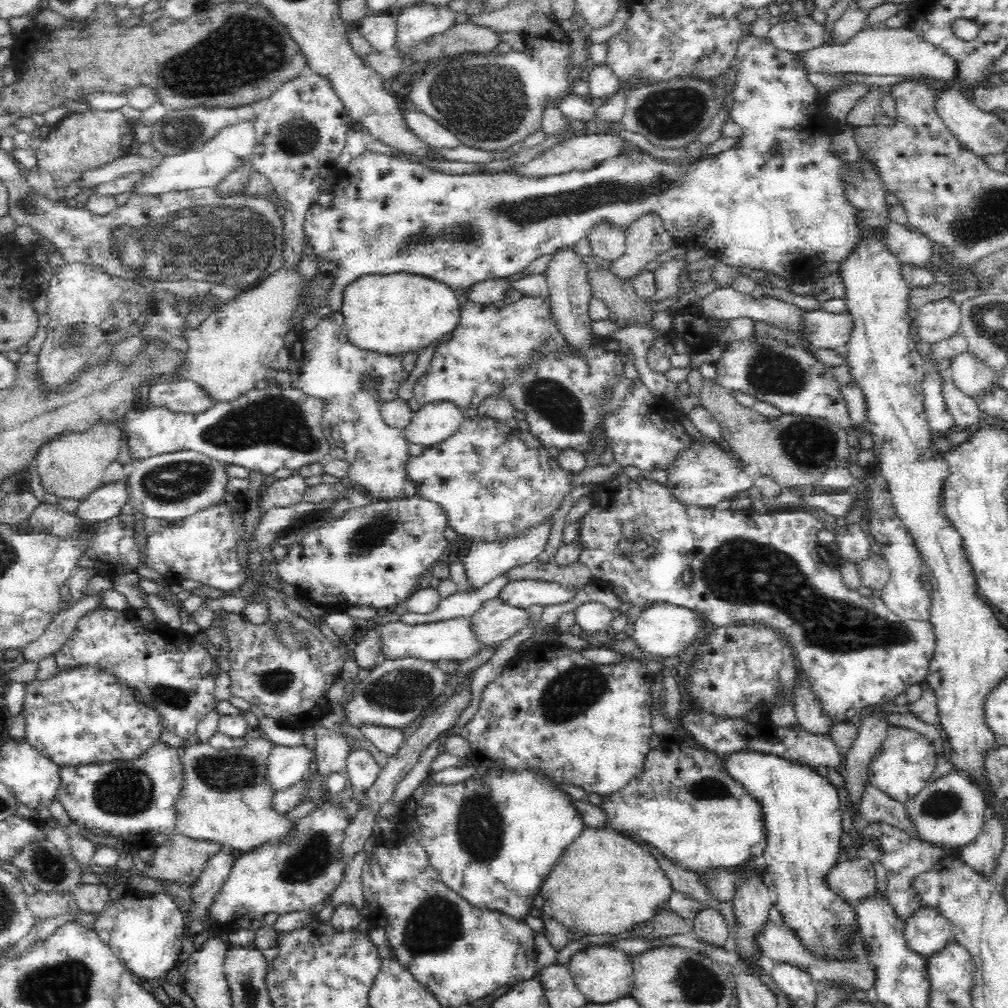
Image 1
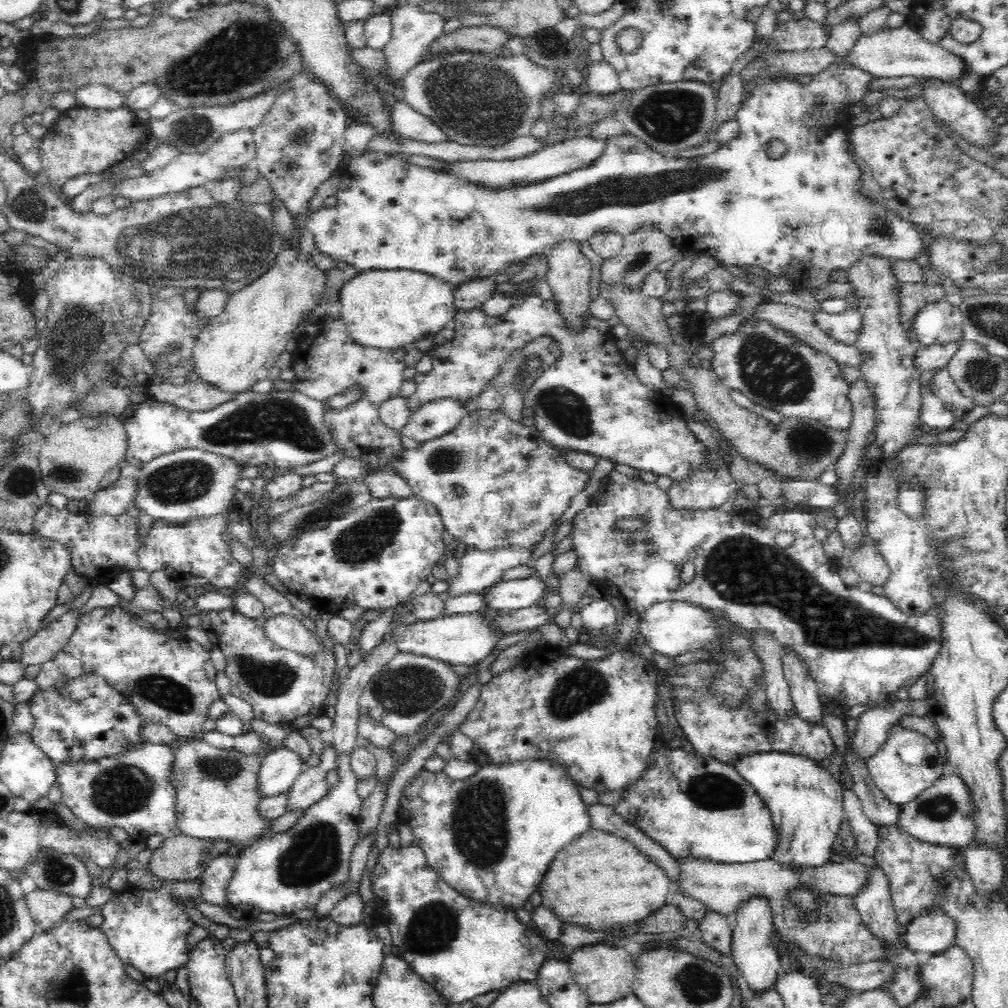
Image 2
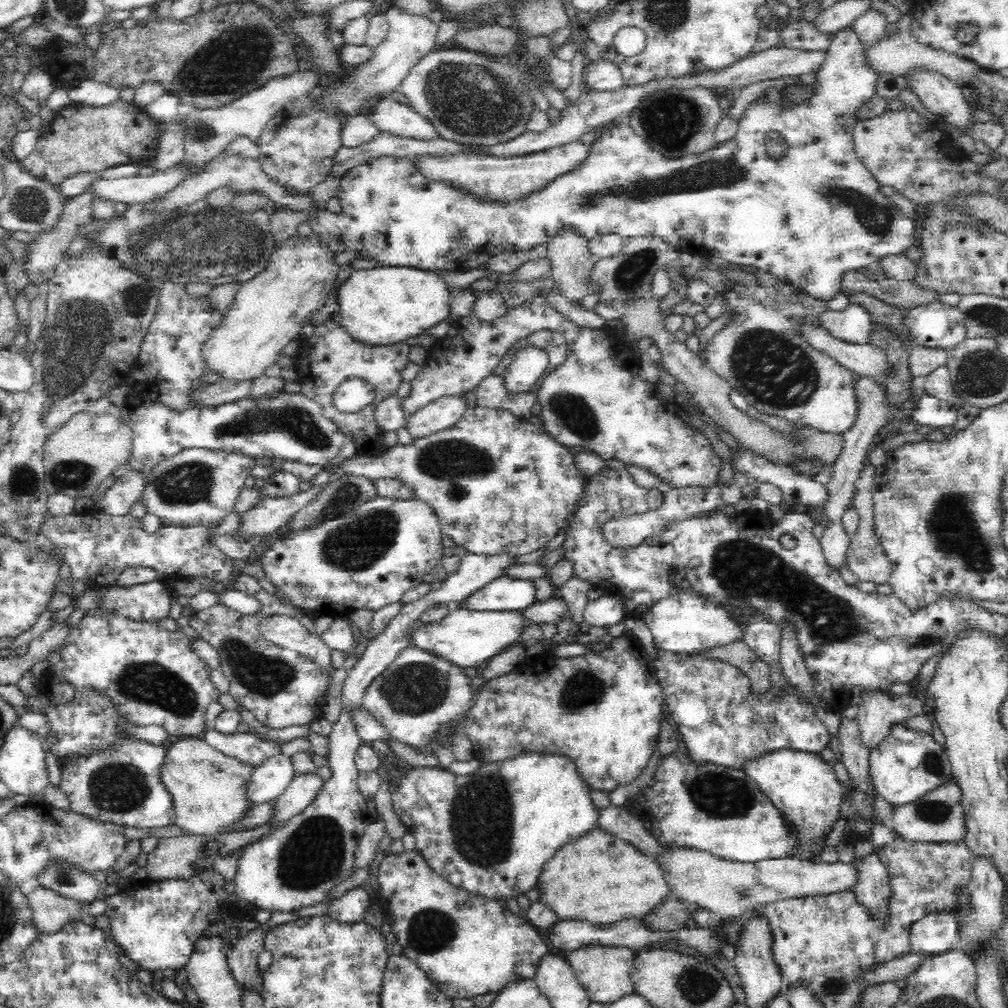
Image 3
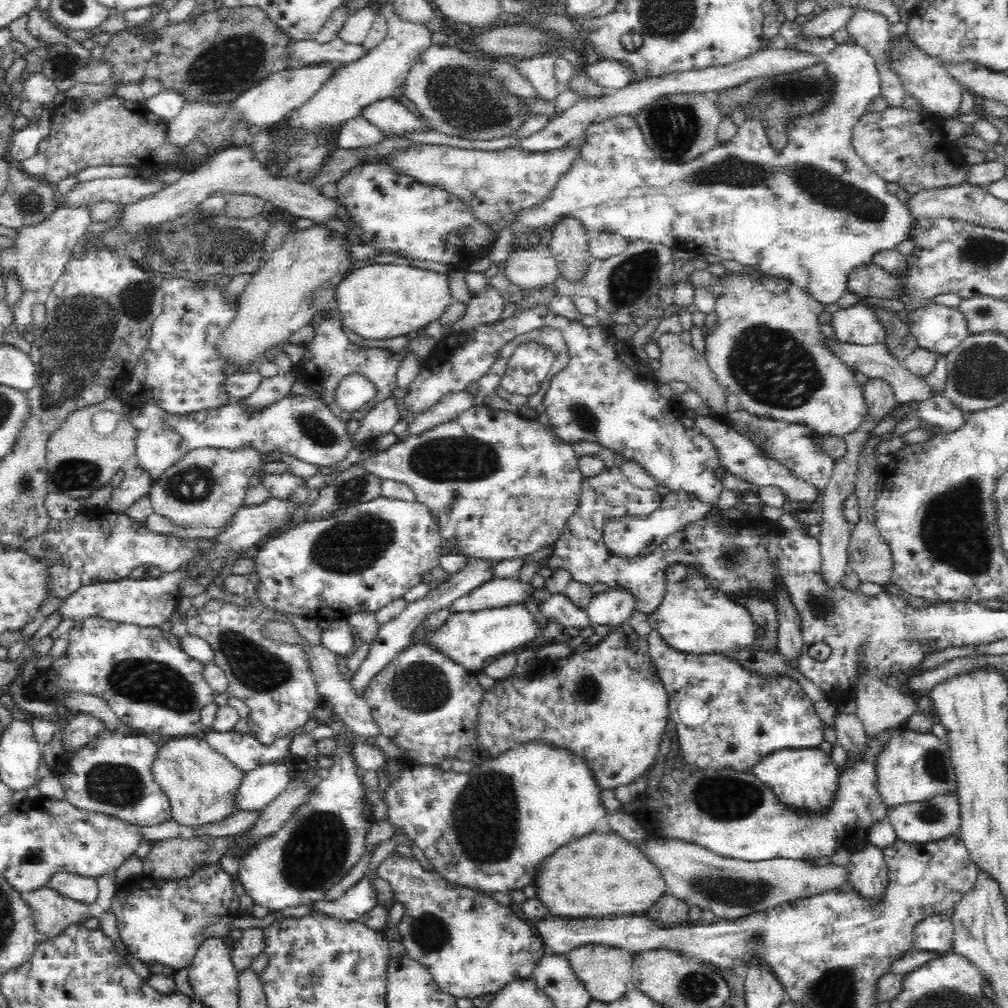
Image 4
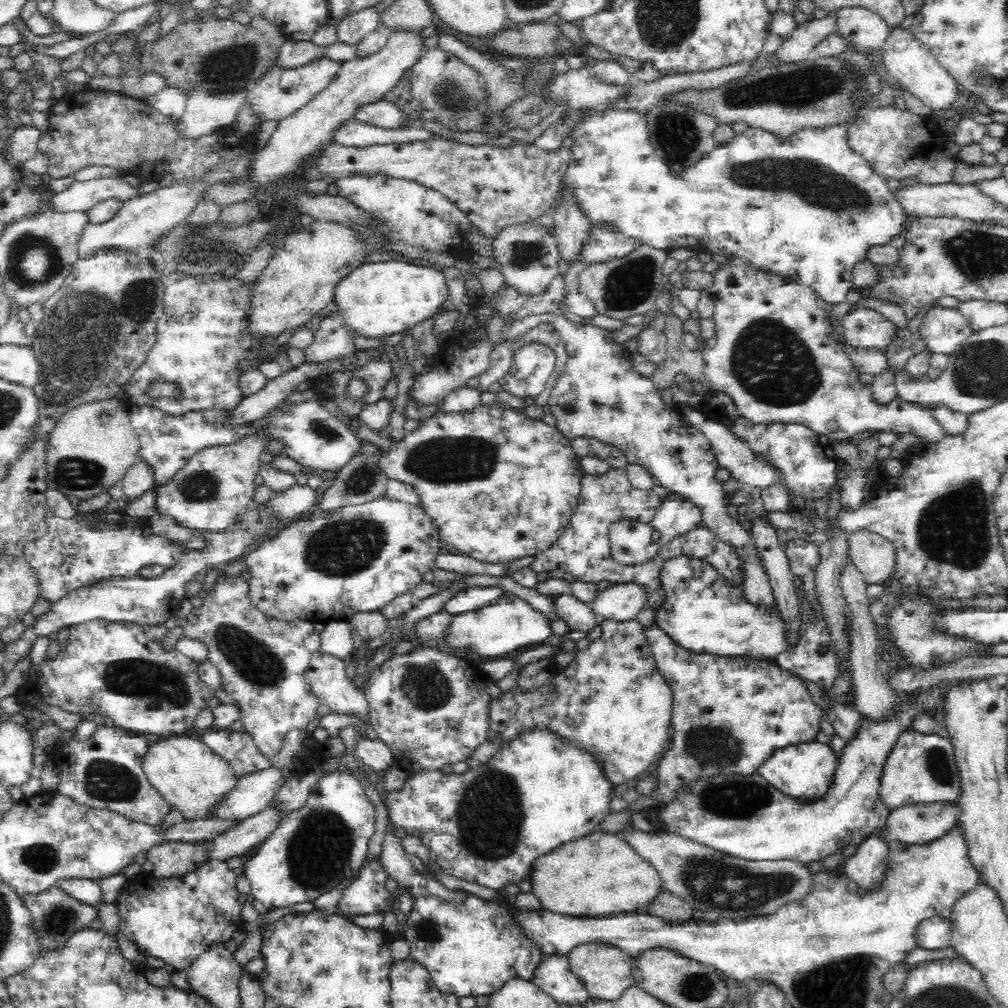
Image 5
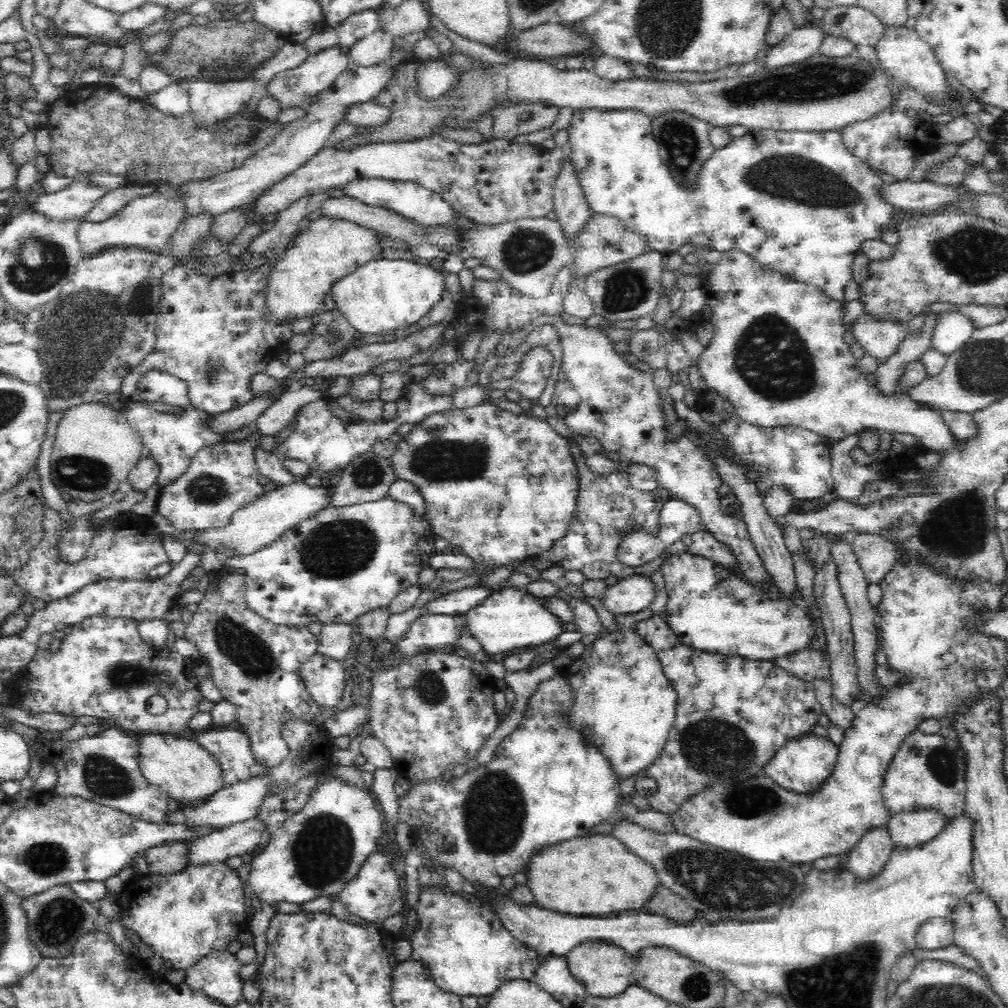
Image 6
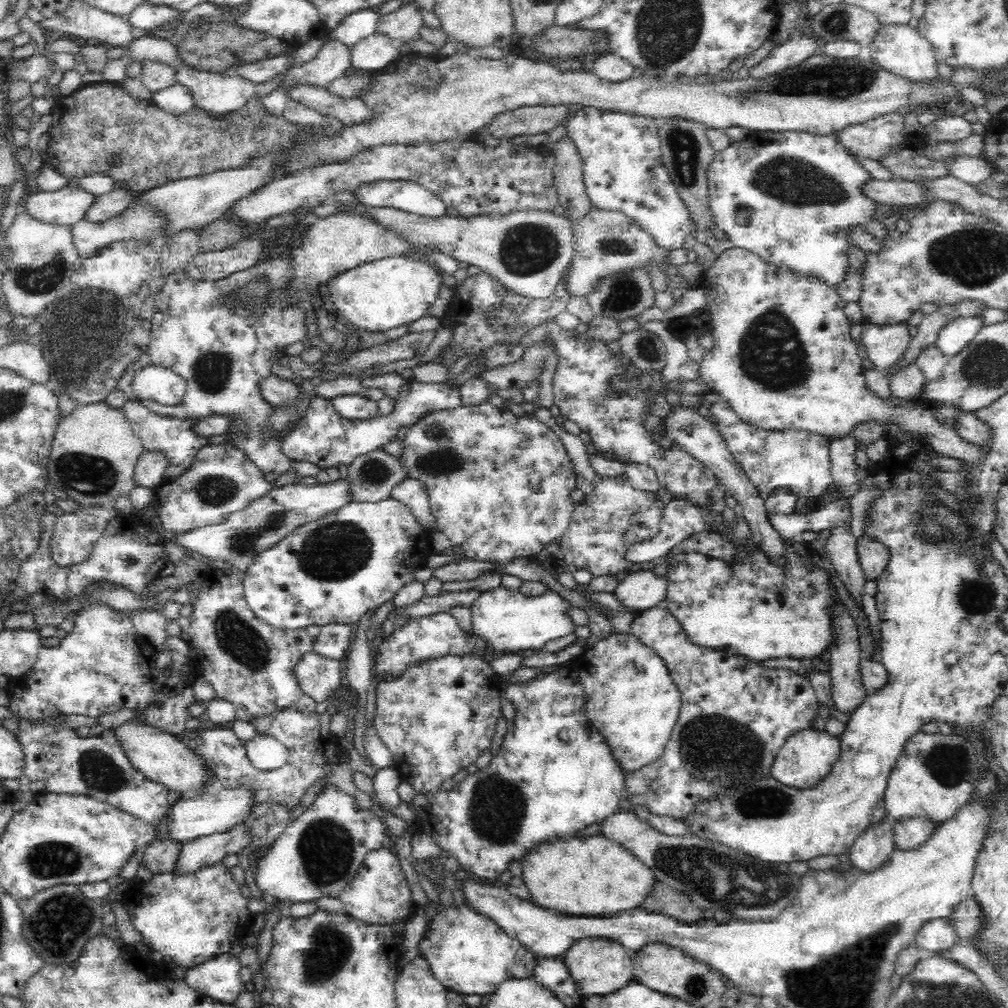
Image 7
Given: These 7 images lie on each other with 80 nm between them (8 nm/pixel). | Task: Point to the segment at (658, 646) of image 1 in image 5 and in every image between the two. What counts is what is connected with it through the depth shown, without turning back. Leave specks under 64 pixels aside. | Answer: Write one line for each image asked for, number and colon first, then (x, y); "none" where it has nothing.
2: (670, 628)
3: (683, 624)
4: (692, 619)
5: (700, 613)

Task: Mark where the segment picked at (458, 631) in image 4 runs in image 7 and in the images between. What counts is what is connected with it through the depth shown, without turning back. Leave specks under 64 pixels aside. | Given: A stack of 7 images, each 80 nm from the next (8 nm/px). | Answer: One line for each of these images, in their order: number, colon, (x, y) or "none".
5: (511, 623)
6: (510, 619)
7: (508, 621)

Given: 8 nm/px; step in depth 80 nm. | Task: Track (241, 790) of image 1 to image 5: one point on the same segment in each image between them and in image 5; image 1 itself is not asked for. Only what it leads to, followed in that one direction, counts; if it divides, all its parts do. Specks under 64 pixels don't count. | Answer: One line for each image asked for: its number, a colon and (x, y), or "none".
2: (218, 798)
3: (209, 789)
4: (202, 785)
5: (193, 780)

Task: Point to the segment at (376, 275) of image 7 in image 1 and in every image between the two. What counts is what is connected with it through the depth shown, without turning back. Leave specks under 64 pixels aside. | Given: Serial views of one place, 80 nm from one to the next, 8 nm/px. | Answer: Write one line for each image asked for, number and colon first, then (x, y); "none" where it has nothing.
1: (397, 314)
2: (388, 310)
3: (384, 306)
4: (377, 302)
5: (381, 299)
6: (381, 296)

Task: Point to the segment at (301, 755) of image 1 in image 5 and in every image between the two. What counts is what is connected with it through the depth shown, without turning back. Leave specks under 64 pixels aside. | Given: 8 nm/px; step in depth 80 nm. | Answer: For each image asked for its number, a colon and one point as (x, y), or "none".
2: (280, 769)
3: (273, 776)
4: (261, 786)
5: (254, 792)

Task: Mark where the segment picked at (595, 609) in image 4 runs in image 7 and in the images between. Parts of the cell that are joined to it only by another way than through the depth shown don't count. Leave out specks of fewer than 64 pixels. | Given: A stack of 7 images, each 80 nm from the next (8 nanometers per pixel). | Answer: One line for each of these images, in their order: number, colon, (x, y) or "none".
5: (622, 602)
6: (628, 596)
7: (735, 714)

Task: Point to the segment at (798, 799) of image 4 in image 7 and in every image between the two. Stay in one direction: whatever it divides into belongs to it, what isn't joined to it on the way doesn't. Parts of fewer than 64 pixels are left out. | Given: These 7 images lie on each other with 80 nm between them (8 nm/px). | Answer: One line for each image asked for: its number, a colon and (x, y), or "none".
5: (804, 773)
6: (802, 766)
7: (806, 758)

